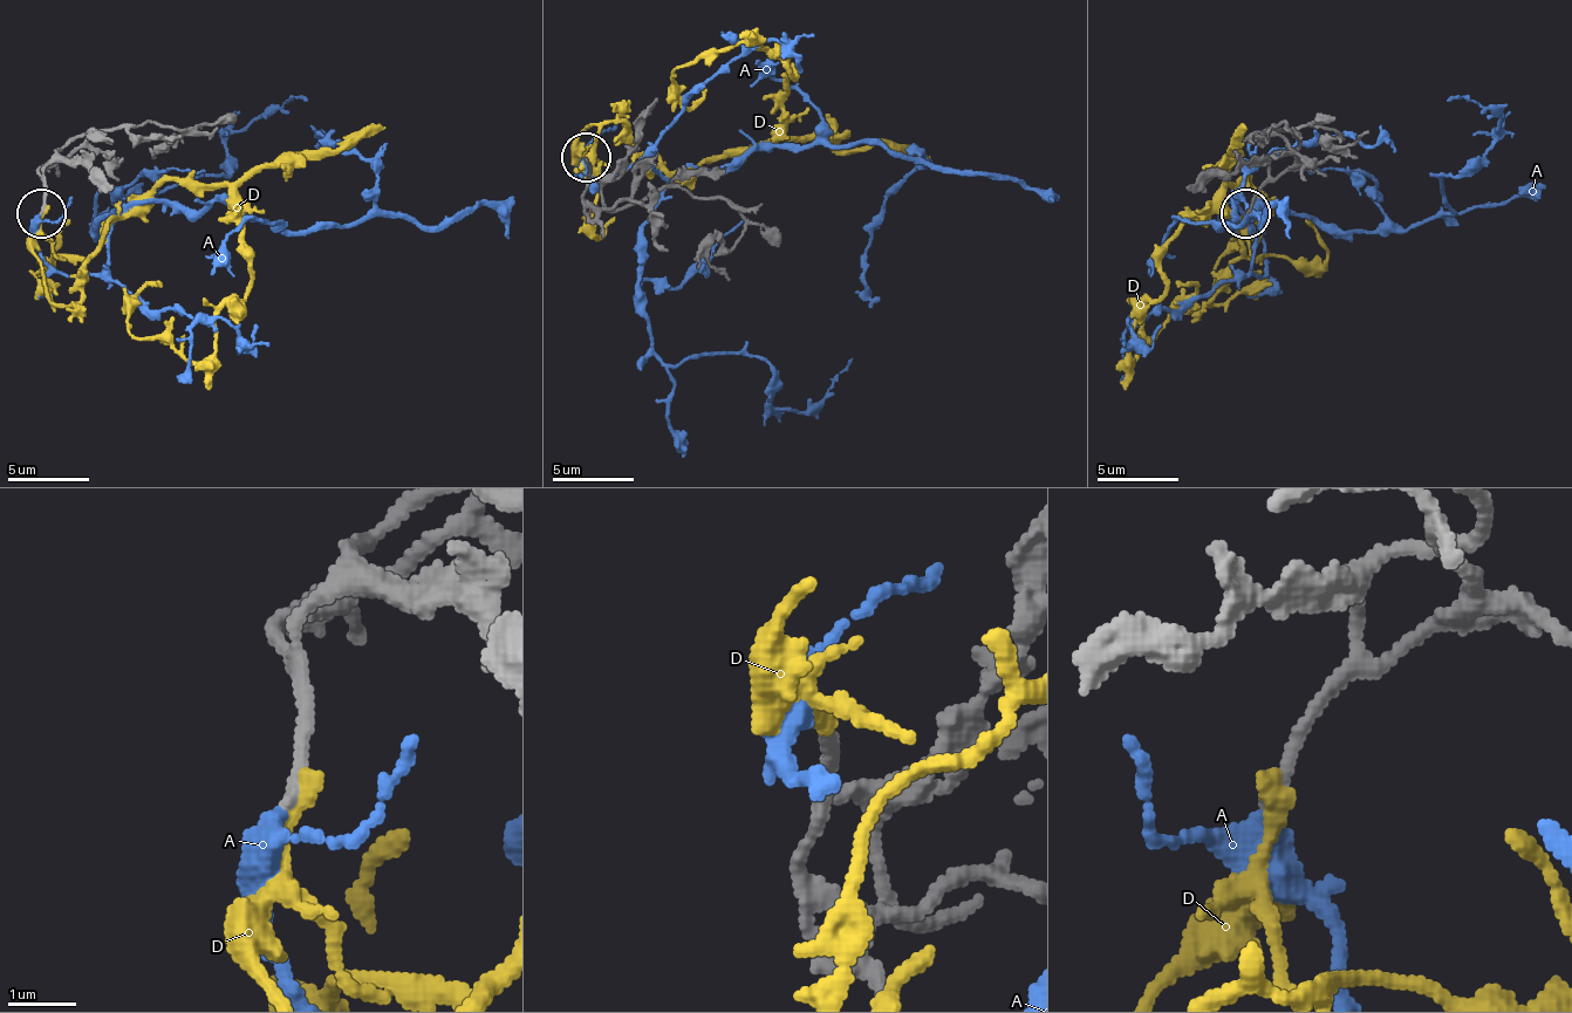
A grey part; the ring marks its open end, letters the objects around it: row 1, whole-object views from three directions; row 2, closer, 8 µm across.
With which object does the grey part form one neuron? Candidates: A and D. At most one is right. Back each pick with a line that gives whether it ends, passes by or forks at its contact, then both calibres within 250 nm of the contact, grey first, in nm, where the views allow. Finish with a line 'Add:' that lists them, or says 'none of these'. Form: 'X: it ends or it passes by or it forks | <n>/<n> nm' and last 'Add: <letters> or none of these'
Add: none of these

